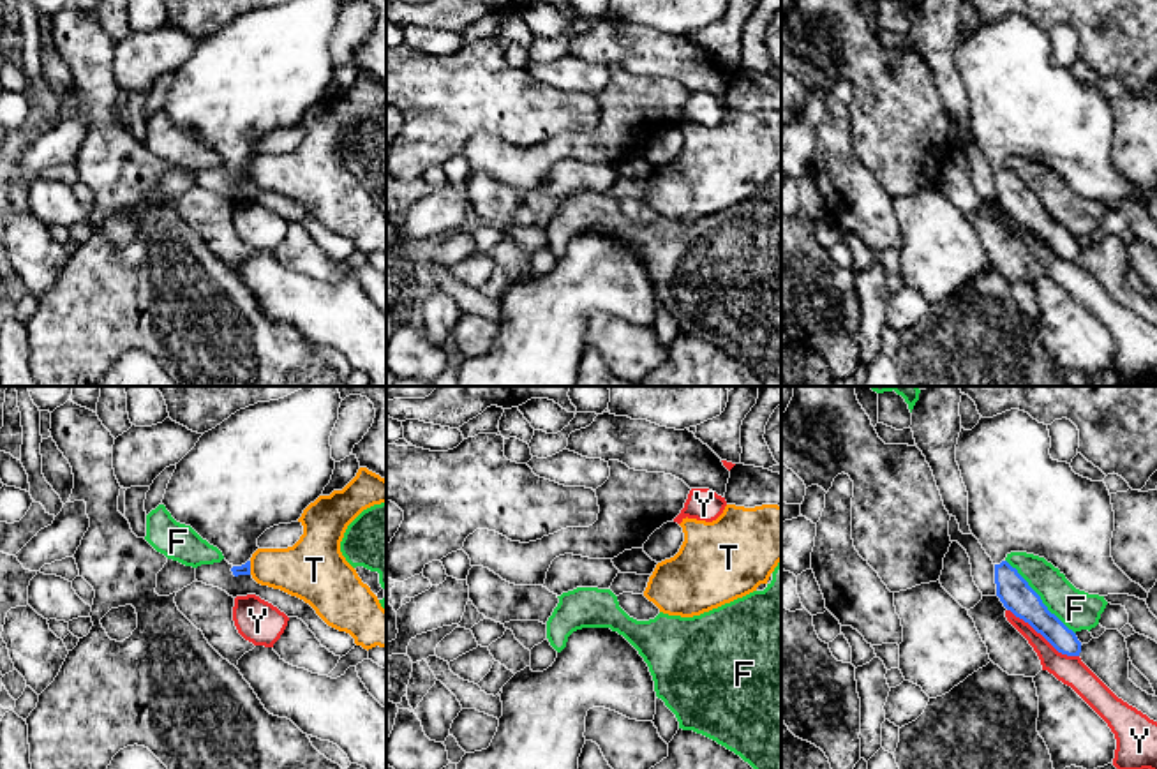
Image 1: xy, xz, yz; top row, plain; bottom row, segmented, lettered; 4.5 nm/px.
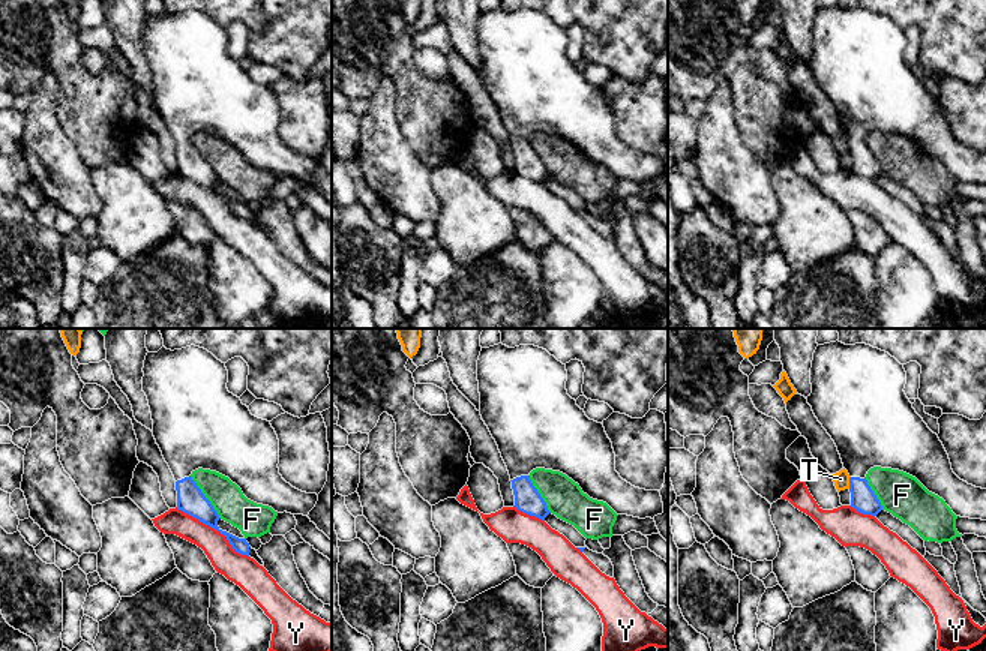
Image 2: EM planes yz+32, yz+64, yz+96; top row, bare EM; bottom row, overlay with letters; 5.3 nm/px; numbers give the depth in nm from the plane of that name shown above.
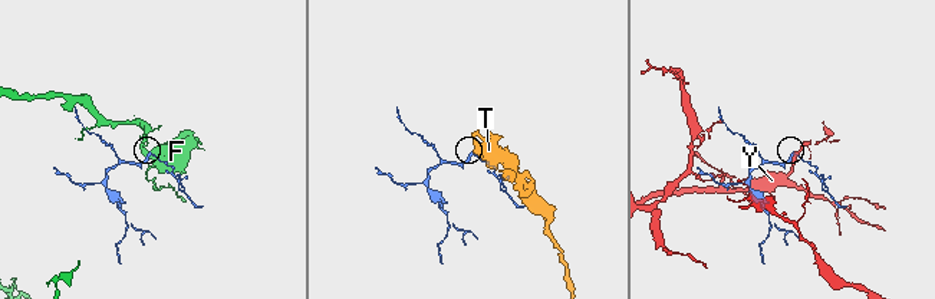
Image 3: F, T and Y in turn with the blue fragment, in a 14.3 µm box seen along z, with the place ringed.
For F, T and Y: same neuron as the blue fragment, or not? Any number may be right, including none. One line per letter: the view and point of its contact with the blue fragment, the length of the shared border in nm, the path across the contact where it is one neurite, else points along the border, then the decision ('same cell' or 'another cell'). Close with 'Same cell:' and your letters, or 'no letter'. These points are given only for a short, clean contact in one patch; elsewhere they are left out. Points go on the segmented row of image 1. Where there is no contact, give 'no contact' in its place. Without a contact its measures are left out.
F: meets blue in yz at (1039, 598); contact 460 nm long; another cell
T: meets blue in xy at (249, 568); contact 60 nm long; another cell
Y: meets blue in yz at (1043, 635); contact 400 nm long; another cell
Same cell: no letter

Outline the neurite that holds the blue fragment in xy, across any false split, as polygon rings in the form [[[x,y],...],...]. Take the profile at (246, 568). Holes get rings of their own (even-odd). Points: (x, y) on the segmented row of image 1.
[[[303,386],[284,399],[258,402],[236,411],[205,432],[176,464],[162,504],[176,522],[190,526],[203,540],[217,547],[233,566],[235,577],[250,575],[250,557],[259,549],[258,538],[273,526],[296,522],[330,483],[335,469],[330,436],[339,420],[340,402],[335,386]]]

